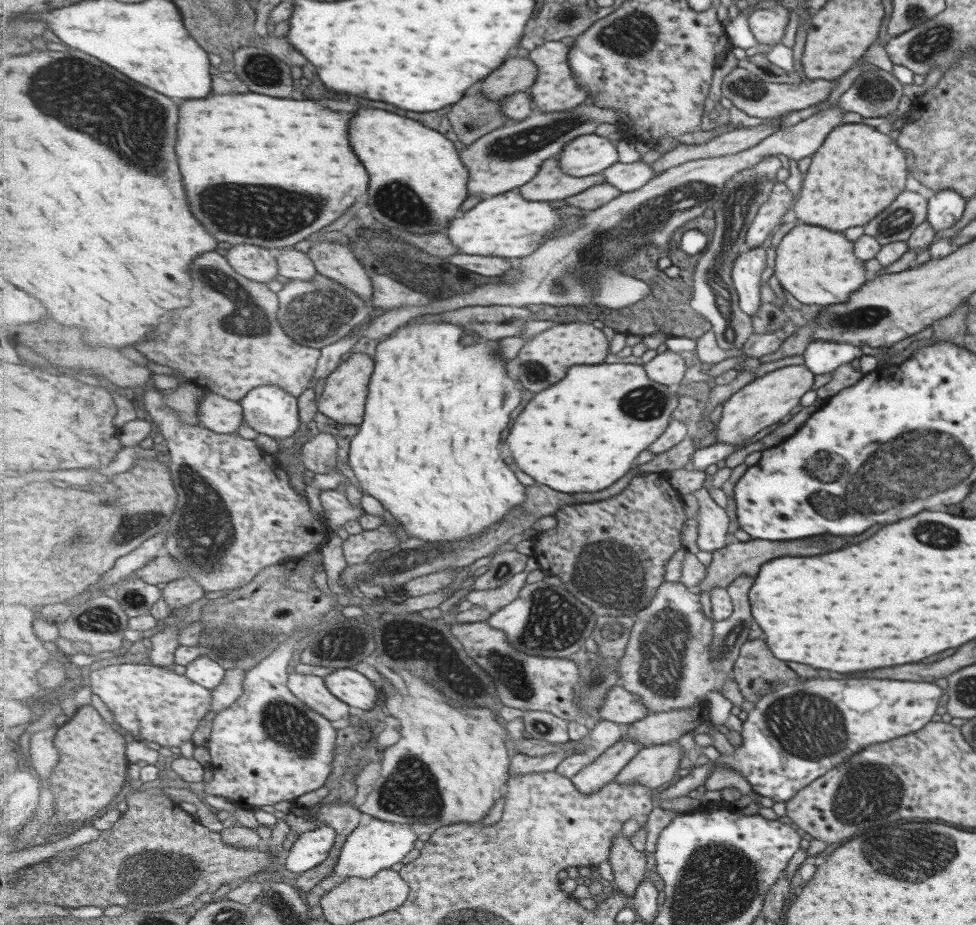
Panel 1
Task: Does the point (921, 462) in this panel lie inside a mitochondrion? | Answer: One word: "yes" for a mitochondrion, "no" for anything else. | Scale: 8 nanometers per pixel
yes

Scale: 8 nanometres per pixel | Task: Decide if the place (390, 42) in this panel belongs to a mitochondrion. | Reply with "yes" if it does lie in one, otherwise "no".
no

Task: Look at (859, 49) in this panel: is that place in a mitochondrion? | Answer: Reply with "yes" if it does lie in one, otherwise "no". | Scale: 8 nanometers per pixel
no

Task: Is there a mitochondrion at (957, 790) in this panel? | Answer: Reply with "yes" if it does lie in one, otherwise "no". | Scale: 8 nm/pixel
no

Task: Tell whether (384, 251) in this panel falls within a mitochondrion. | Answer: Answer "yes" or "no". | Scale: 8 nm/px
yes

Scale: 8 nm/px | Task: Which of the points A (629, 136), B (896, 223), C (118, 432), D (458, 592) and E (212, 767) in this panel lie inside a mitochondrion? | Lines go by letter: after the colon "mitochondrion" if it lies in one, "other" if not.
A: other
B: mitochondrion
C: other
D: other
E: other

